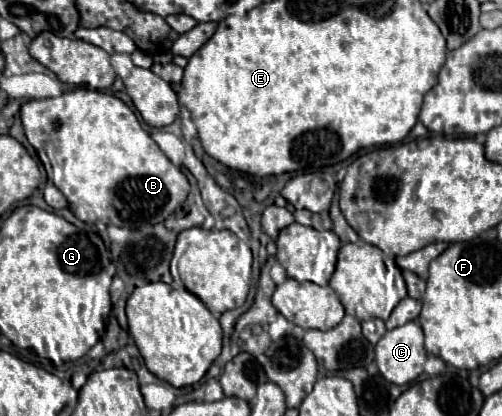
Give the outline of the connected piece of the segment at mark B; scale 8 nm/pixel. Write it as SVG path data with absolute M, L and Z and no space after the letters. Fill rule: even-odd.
M75 89L51 99L31 99L21 105L21 121L29 143L35 147L47 177L67 197L71 213L85 223L105 223L137 229L141 225L163 223L187 199L189 181L175 167L151 135L141 127L135 113L115 95Z

